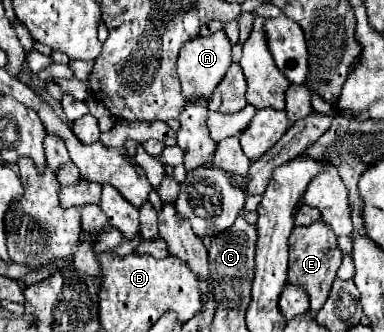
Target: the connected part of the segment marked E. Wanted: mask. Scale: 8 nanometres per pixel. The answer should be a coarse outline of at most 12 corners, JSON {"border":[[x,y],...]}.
{"border":[[326,223],[294,227],[288,281],[310,297],[328,299],[342,263]]}

